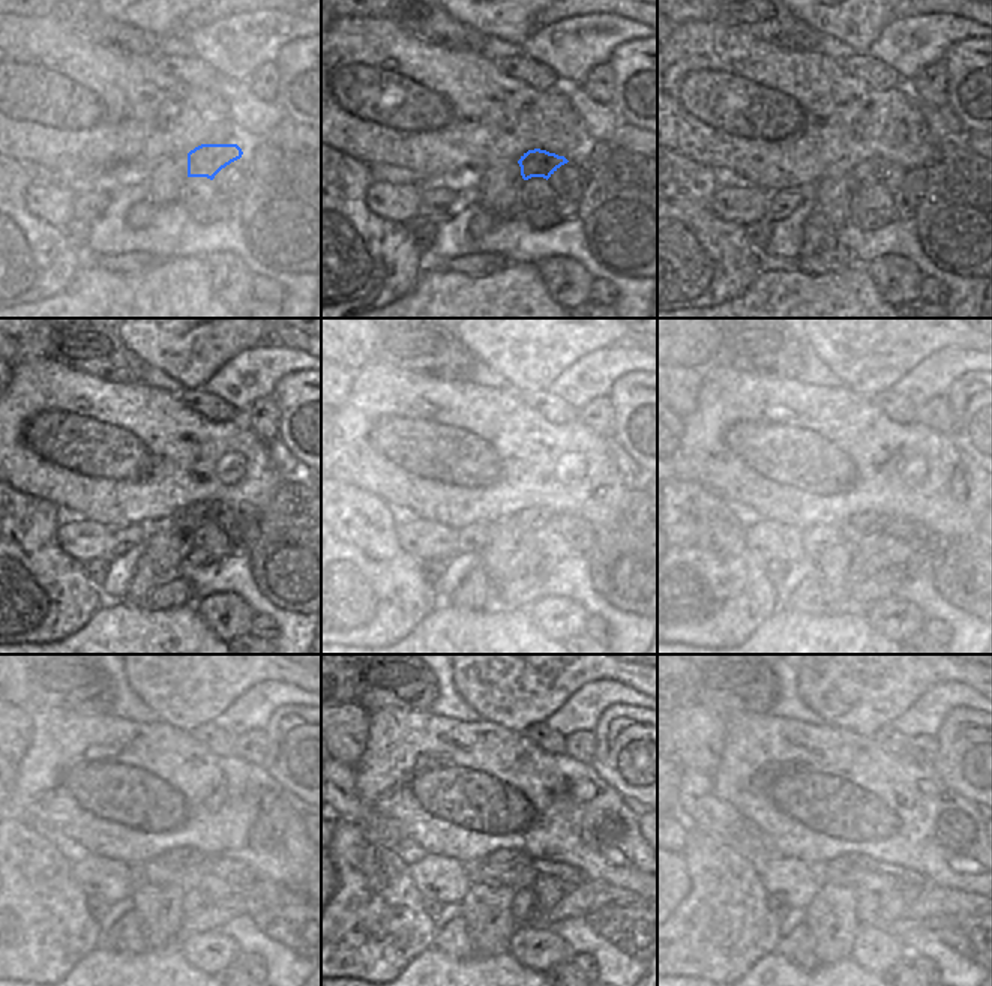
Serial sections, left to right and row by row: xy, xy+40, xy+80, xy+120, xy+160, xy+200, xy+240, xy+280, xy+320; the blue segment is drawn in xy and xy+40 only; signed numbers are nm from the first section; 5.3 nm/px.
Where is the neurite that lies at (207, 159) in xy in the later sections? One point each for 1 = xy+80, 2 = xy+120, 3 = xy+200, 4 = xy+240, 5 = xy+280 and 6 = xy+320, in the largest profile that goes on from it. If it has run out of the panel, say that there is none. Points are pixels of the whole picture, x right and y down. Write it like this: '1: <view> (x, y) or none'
1: xy+80 (869, 171)
2: xy+120 (197, 514)
3: xy+200 (860, 524)
4: xy+240 (188, 859)
5: xy+280 (517, 857)
6: xy+320 (847, 863)

